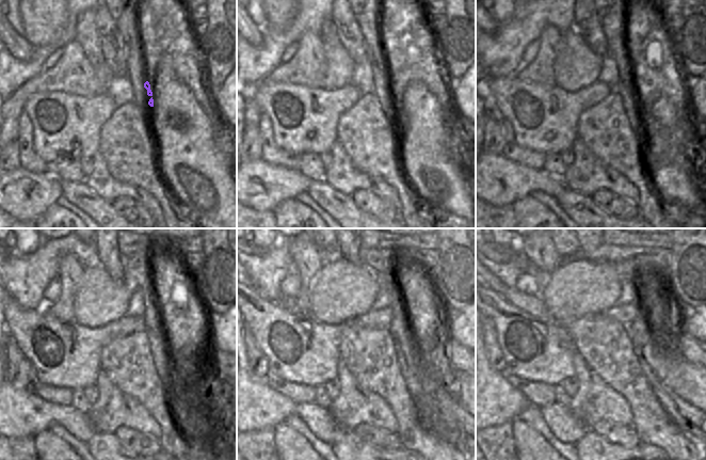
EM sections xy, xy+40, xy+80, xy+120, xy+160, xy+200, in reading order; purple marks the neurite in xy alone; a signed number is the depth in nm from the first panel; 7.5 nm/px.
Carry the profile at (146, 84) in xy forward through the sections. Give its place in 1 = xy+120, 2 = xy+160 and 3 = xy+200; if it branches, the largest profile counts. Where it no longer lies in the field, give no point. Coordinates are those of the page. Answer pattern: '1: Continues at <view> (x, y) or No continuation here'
1: Continues at xy+120 (163, 357)
2: Continues at xy+160 (417, 366)
3: Continues at xy+200 (661, 363).

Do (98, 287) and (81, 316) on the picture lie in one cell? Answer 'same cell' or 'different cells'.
same cell

